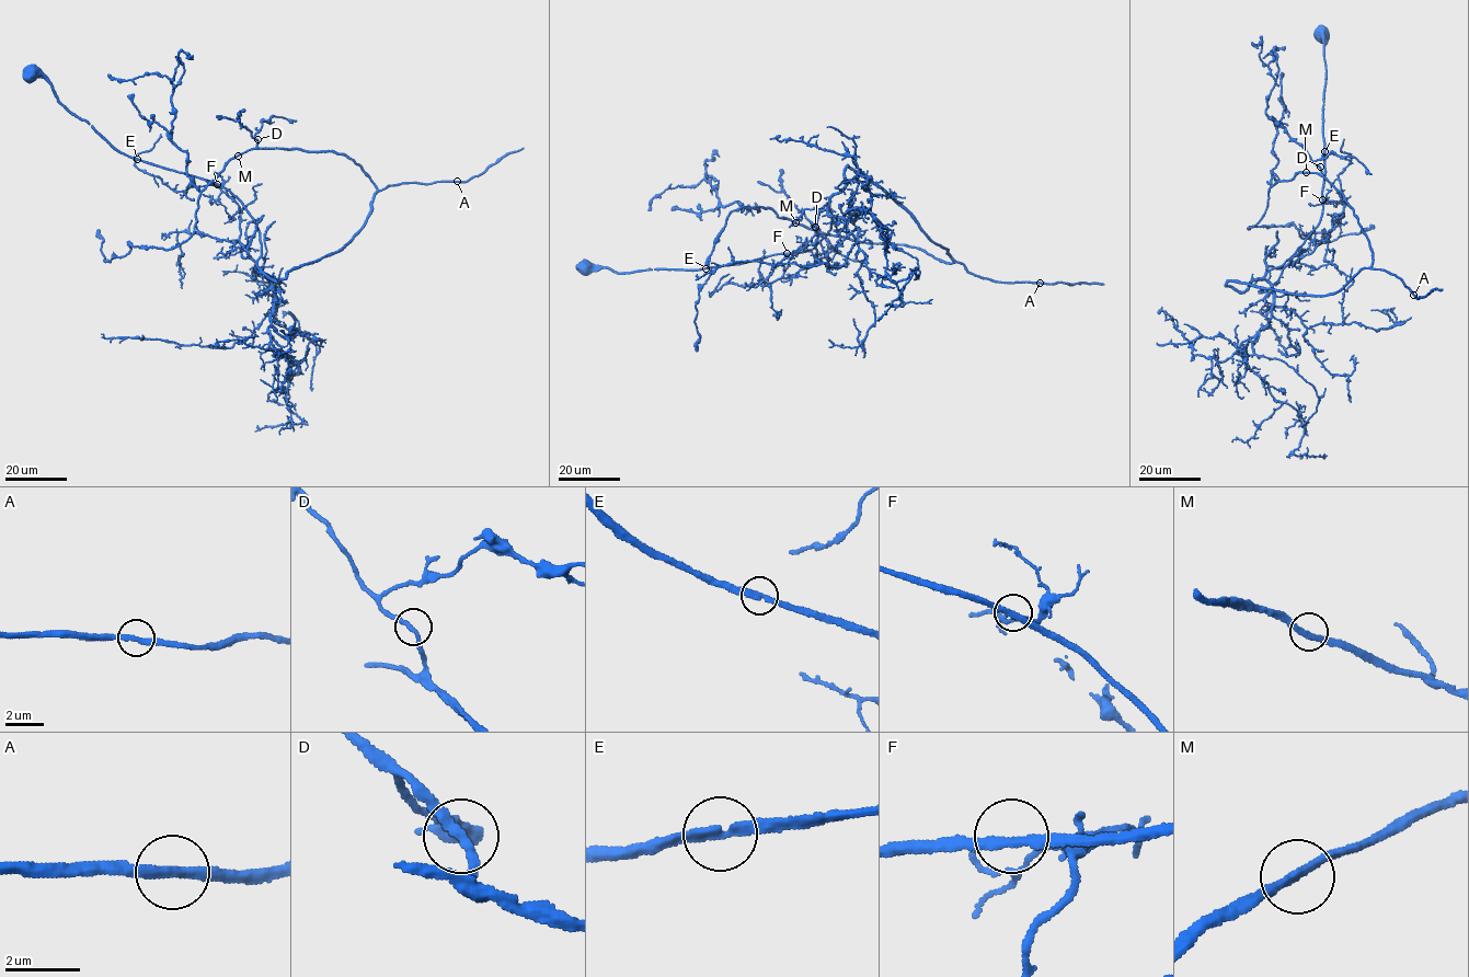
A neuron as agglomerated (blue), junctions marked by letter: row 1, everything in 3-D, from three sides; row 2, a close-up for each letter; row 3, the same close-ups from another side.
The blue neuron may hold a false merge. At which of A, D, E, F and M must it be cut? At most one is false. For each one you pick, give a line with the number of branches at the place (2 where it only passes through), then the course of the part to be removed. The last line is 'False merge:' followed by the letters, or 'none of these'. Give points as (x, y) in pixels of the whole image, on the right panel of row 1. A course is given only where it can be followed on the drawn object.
False merge: none of these

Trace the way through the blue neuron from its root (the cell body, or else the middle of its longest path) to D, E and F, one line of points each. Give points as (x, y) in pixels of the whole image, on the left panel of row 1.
D: (29, 73), (117, 150), (228, 188), (279, 283), (351, 241), (376, 187), (344, 156), (257, 139)
E: (29, 73), (26, 75), (30, 77), (43, 77), (57, 99), (70, 112), (92, 125), (117, 150), (137, 159)
F: (29, 73), (26, 75), (30, 77), (43, 77), (57, 99), (117, 150), (217, 184)

